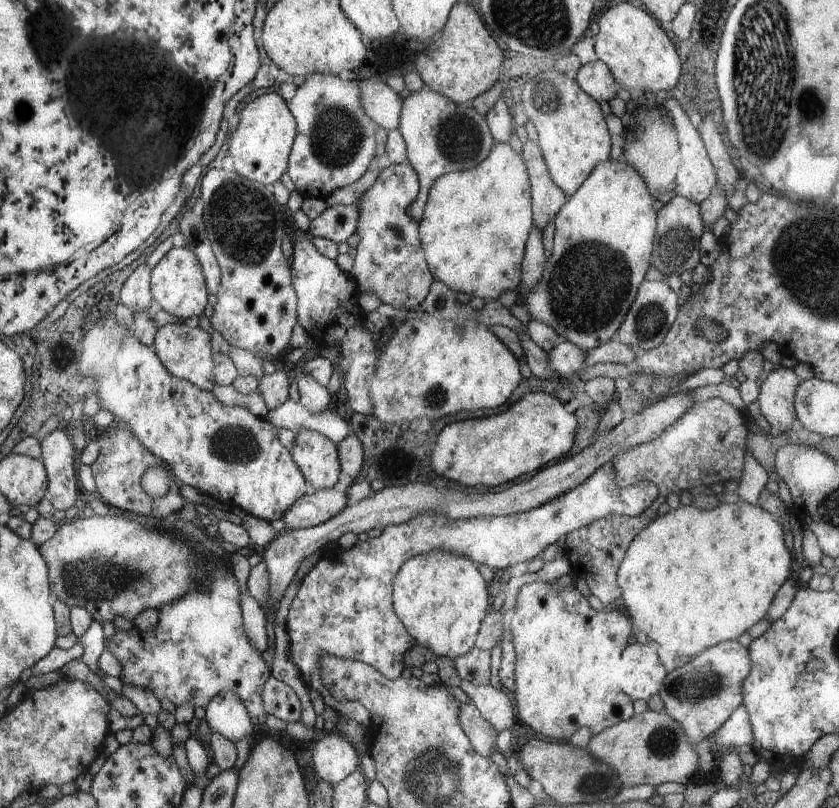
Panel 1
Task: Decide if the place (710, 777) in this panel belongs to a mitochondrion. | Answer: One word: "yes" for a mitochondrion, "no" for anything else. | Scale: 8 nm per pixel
no

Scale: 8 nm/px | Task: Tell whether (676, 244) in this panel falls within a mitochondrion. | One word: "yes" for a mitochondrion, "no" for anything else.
yes

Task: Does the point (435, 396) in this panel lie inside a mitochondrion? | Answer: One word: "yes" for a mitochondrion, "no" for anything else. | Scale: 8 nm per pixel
yes

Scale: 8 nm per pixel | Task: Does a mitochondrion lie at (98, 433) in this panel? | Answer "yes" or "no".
no

